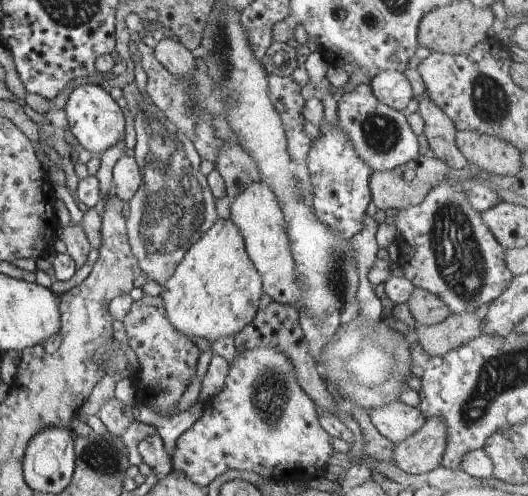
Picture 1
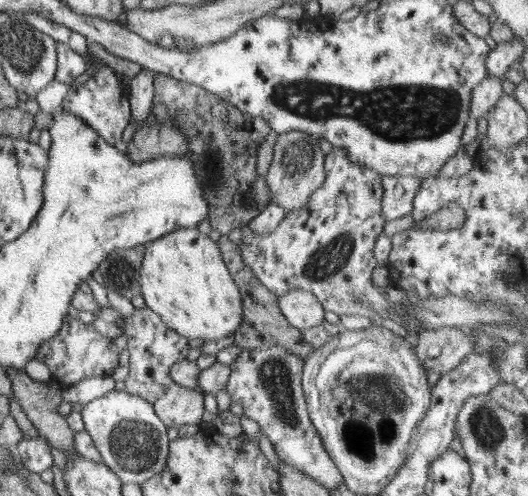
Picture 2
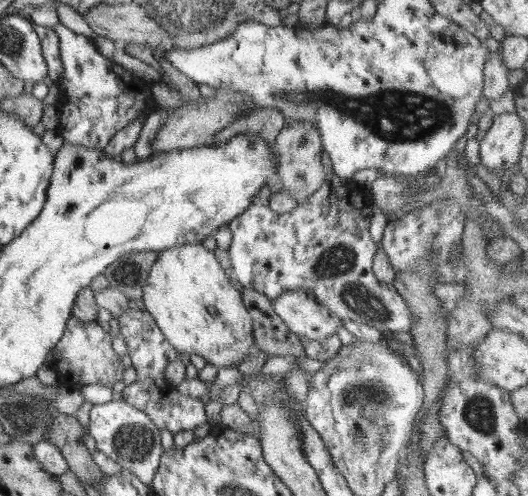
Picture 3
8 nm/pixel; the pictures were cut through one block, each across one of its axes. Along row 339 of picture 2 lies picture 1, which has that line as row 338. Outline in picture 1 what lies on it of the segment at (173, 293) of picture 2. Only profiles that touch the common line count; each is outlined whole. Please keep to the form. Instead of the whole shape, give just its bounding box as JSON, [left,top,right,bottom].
[161,218,263,342]

